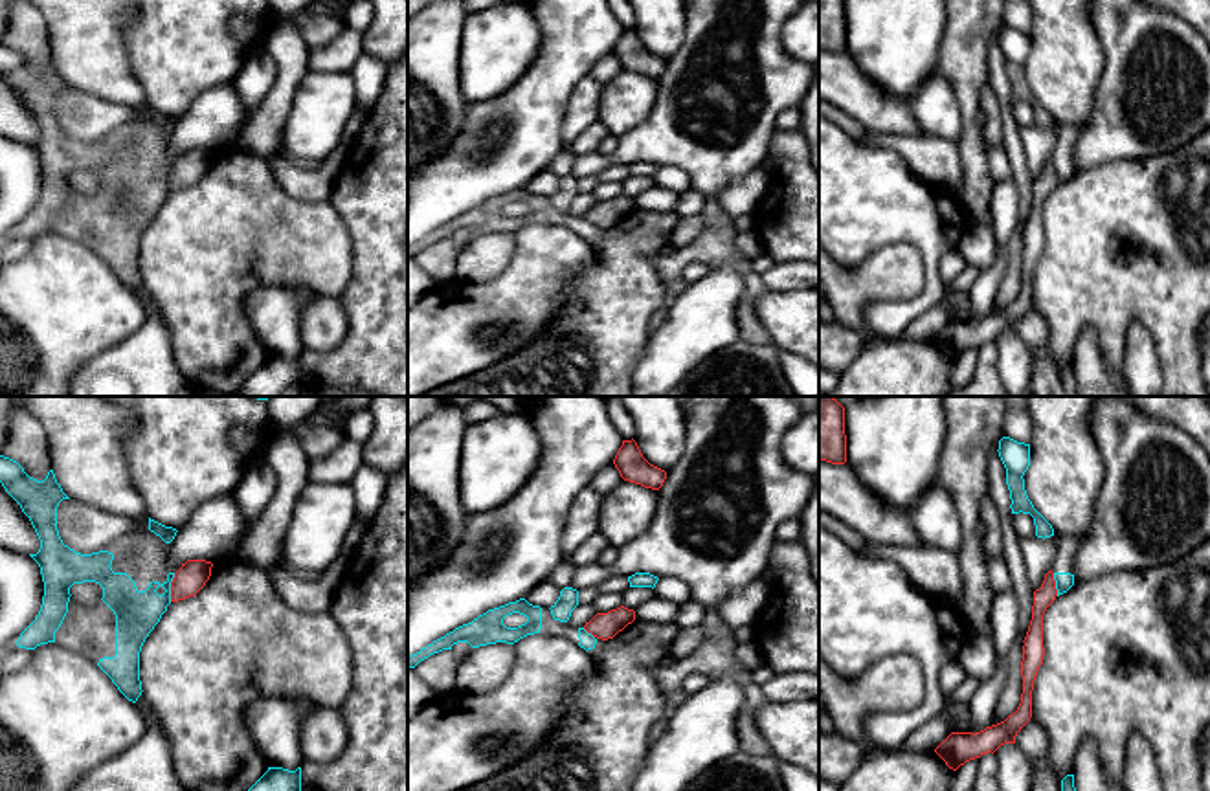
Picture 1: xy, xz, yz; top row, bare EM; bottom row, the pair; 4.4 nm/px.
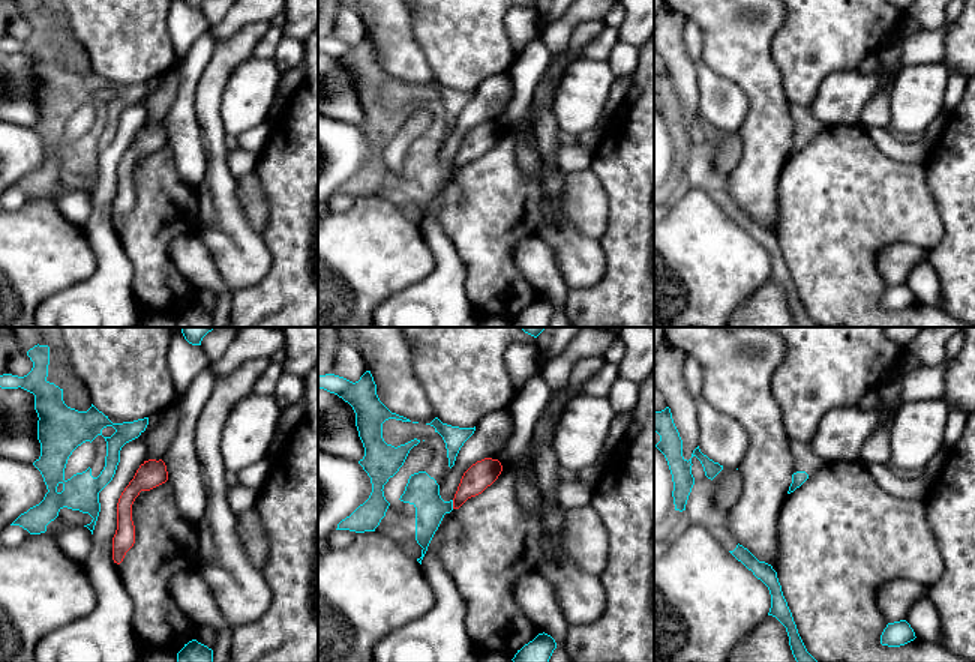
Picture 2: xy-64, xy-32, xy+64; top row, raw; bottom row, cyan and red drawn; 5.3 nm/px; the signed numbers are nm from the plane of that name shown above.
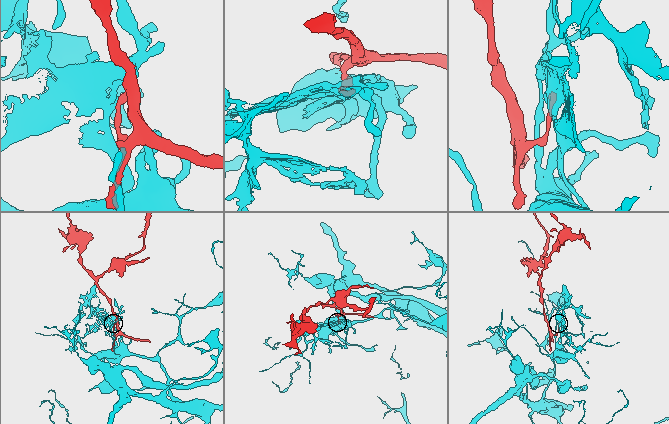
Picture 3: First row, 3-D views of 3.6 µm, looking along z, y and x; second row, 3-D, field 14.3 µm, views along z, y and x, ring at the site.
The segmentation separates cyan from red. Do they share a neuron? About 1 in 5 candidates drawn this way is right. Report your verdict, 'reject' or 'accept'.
reject

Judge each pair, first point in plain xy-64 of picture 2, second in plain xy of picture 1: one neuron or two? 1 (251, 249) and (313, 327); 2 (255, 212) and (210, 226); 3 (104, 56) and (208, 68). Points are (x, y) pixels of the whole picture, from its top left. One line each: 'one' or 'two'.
1: one
2: one
3: one

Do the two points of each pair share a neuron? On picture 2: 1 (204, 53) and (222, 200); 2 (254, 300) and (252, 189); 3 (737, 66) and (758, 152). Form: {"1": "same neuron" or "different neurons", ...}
{"1": "different neurons", "2": "different neurons", "3": "same neuron"}

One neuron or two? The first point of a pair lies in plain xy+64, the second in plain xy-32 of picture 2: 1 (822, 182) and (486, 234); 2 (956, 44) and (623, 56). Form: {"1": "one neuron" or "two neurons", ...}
{"1": "one neuron", "2": "two neurons"}

